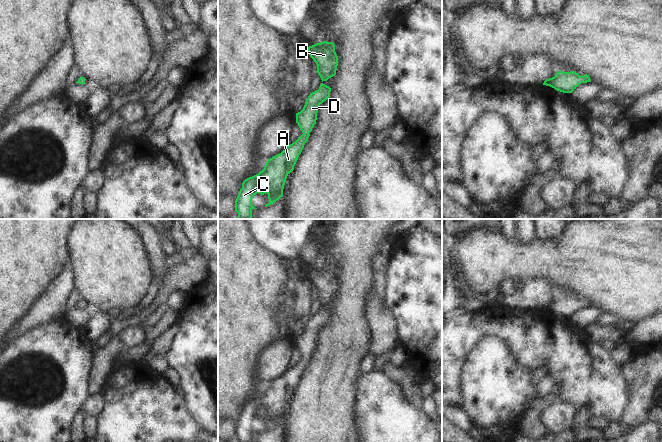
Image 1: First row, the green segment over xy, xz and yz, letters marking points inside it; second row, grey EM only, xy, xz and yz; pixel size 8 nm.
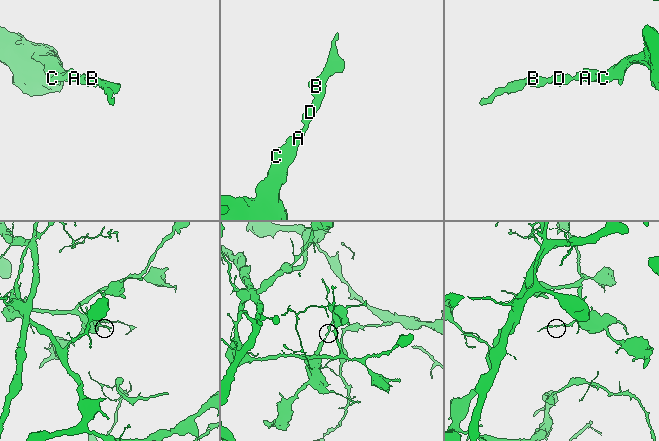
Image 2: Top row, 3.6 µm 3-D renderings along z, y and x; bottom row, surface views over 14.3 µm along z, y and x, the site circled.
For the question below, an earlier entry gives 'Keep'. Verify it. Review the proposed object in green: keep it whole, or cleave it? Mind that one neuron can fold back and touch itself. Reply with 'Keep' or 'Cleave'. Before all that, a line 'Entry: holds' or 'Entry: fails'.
Entry: holds
Keep.

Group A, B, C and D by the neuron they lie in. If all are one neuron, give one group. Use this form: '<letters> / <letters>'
A B C D

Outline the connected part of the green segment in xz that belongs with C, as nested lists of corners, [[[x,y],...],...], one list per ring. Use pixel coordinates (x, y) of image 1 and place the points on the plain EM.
[[[321,307],[318,314],[310,317],[306,323],[303,333],[296,337],[296,347],[298,348],[302,359],[292,368],[288,369],[281,377],[268,383],[264,393],[258,398],[245,403],[242,407],[238,420],[235,424],[235,435],[238,437],[238,442],[252,442],[252,434],[257,433],[252,429],[252,422],[257,417],[261,419],[268,418],[269,427],[265,428],[265,431],[273,428],[283,420],[283,413],[289,397],[294,394],[294,390],[301,378],[305,367],[308,365],[310,356],[316,348],[317,337],[319,330],[330,321],[331,312]]]

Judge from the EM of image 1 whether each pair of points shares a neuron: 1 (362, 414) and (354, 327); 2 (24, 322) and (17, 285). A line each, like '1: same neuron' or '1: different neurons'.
1: different neurons
2: different neurons

